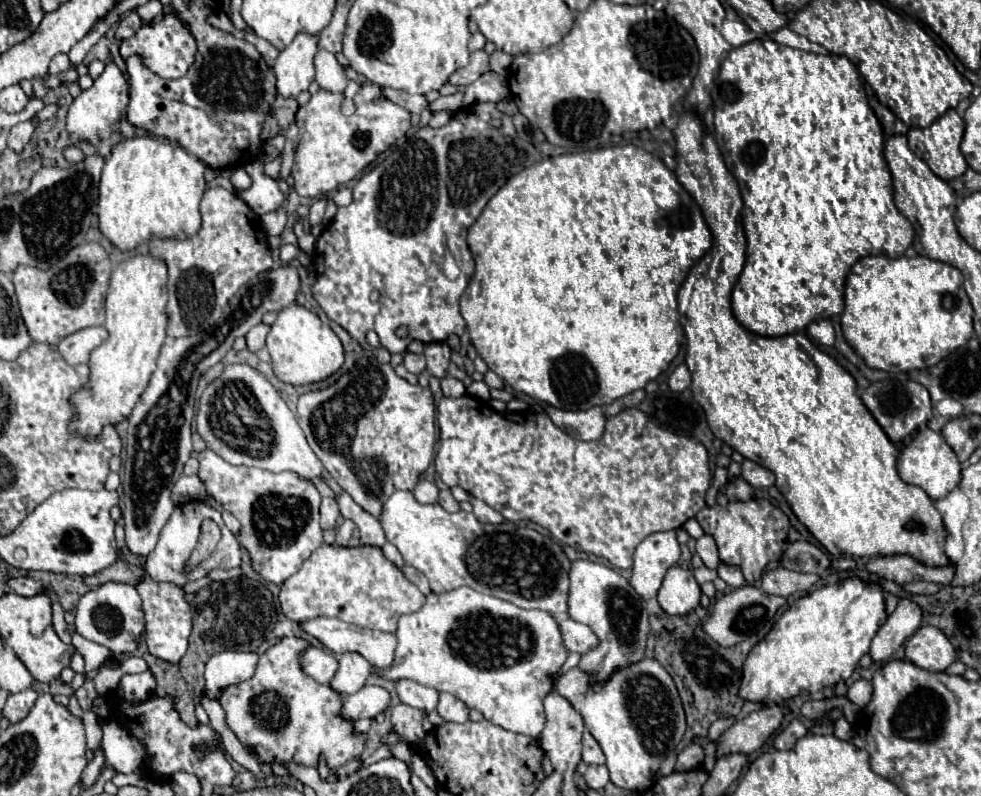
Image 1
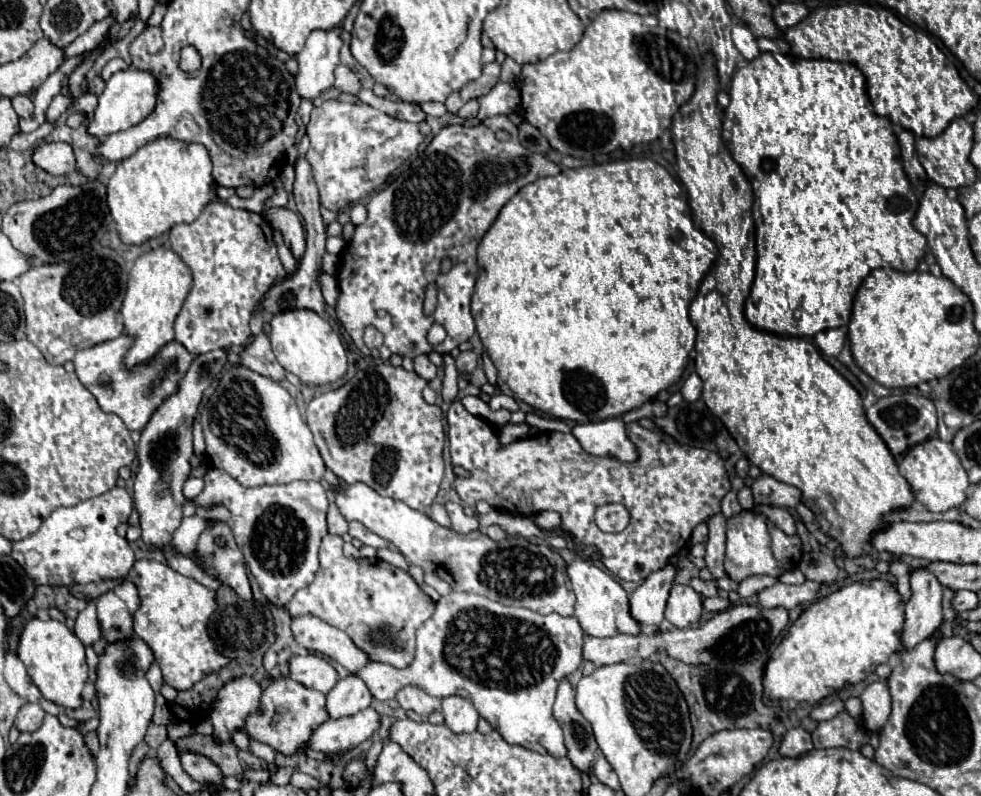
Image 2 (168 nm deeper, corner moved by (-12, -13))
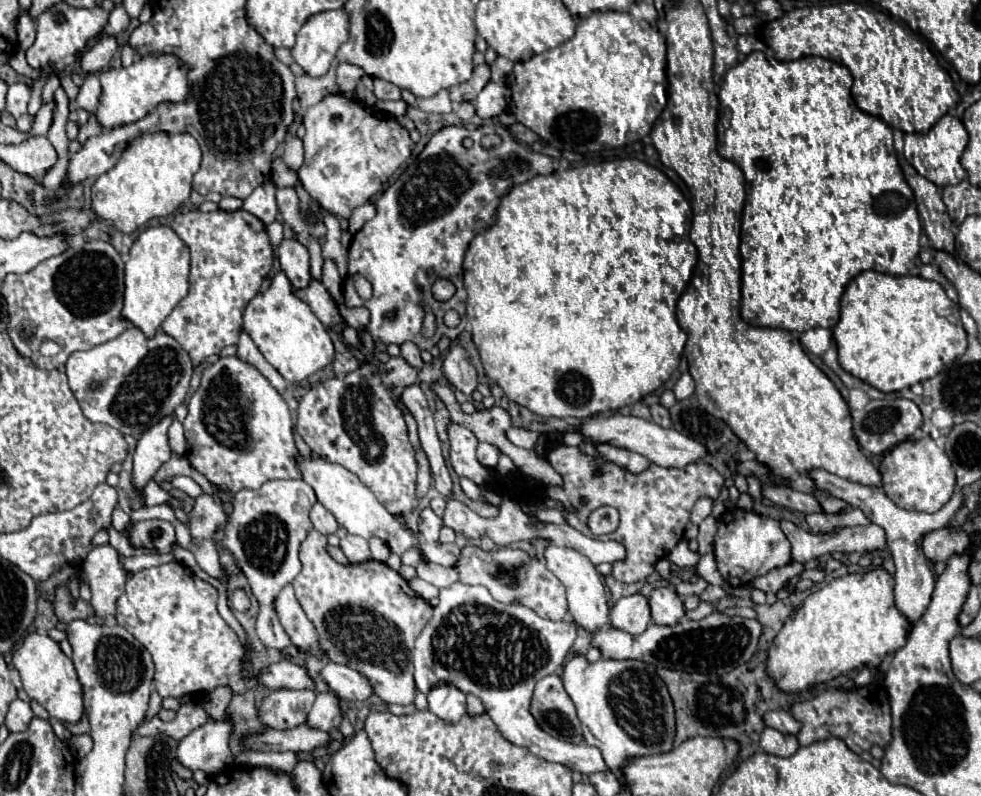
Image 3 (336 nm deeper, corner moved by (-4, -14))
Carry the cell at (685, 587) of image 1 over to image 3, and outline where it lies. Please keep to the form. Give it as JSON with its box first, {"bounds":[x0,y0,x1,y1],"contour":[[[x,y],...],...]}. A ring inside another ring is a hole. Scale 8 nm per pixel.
{"bounds":[649,588,685,626],"contour":[[[655,588],[649,596],[651,606],[651,618],[655,624],[661,626],[673,626],[685,616],[685,606],[675,588]]]}

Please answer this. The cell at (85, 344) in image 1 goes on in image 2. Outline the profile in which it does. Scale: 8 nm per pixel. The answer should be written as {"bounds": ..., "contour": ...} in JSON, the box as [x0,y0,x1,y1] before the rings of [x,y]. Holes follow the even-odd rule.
{"bounds":[73,333,193,431],"contour":[[[123,333],[121,337],[93,345],[91,349],[81,349],[75,355],[73,365],[75,365],[75,373],[77,373],[79,381],[93,393],[101,411],[119,415],[129,431],[141,431],[147,425],[147,421],[151,419],[151,415],[159,409],[159,405],[167,397],[171,397],[179,391],[179,383],[181,383],[183,375],[187,373],[187,369],[193,361],[193,355],[177,341],[171,341],[165,347],[161,347],[155,357],[151,357],[147,363],[135,365],[131,371],[123,361],[123,357],[131,345],[133,345],[133,337]],[[99,375],[109,375],[109,379],[111,379],[109,385],[99,385],[97,383]]]}

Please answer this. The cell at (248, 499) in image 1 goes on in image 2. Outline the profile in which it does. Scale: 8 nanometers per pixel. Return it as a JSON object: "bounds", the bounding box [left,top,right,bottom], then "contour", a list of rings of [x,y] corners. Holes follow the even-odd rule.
{"bounds":[191,469,327,605],"contour":[[[211,469],[205,475],[205,489],[191,501],[197,507],[221,503],[231,511],[227,525],[245,555],[249,571],[257,579],[261,593],[273,605],[289,605],[291,597],[315,579],[319,569],[317,551],[321,539],[327,535],[327,493],[319,481],[243,487],[221,469]]]}

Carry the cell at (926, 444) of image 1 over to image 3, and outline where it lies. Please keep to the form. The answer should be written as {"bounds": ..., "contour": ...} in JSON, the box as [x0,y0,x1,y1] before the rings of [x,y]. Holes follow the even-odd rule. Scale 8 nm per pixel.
{"bounds":[879,436,955,512],"contour":[[[931,436],[921,440],[905,440],[885,454],[879,472],[883,476],[883,492],[905,510],[937,512],[955,492],[955,470],[949,456],[941,450]]]}

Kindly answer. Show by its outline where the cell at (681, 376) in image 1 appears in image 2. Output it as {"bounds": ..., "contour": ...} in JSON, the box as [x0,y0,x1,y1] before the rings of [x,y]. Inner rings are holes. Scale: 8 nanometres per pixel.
{"bounds":[681,373,703,401],"contour":[[[697,373],[689,375],[687,381],[683,383],[683,389],[681,389],[681,395],[687,399],[687,401],[697,401],[701,397],[701,389],[703,389],[703,381]]]}

